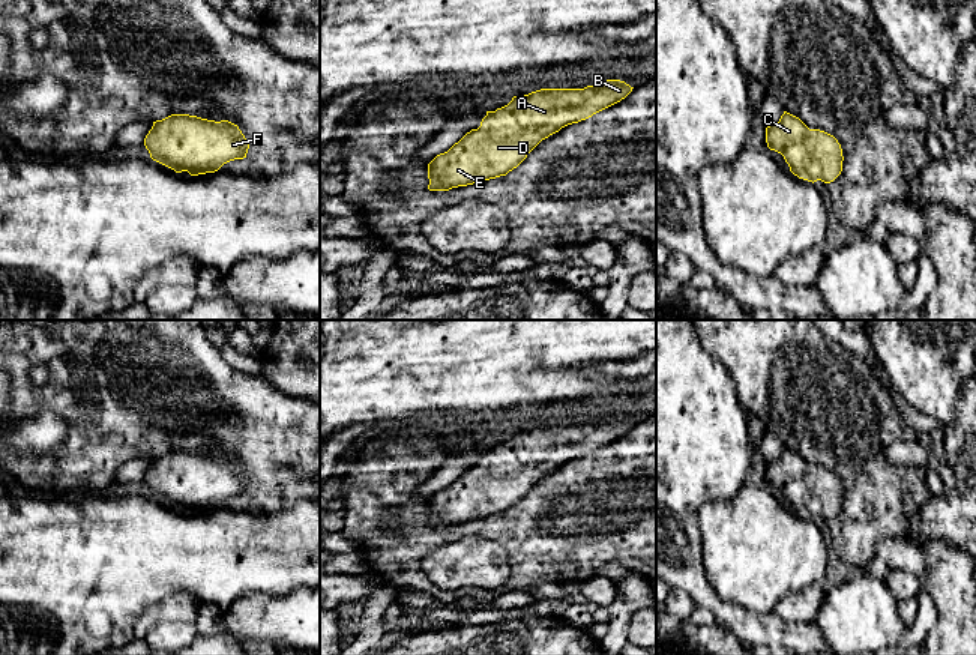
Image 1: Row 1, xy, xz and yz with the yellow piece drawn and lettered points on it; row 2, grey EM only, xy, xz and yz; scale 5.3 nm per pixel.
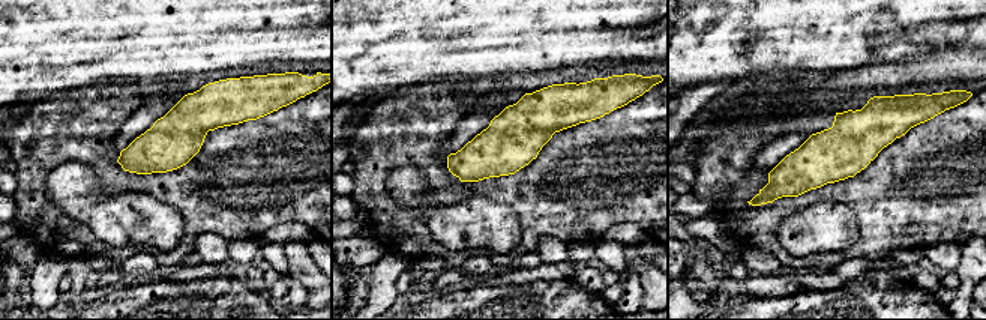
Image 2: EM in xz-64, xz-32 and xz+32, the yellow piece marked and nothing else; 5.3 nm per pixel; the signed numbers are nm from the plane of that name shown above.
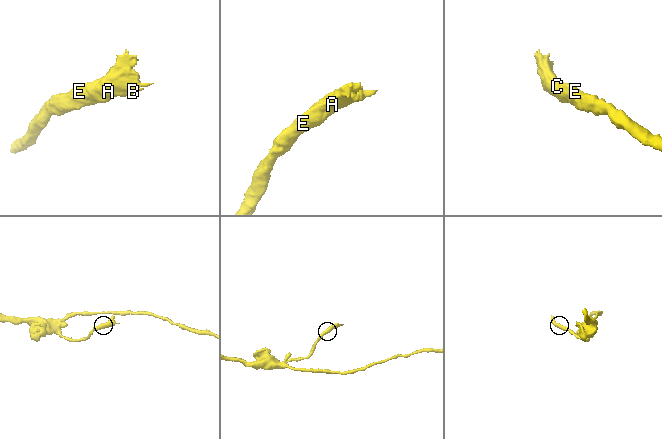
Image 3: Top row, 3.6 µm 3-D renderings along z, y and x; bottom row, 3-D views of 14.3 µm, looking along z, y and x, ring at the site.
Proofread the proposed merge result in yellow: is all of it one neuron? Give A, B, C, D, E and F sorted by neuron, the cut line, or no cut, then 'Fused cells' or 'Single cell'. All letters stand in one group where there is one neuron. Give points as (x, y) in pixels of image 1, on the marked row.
Groups: A B C D E F. No split. Single cell

